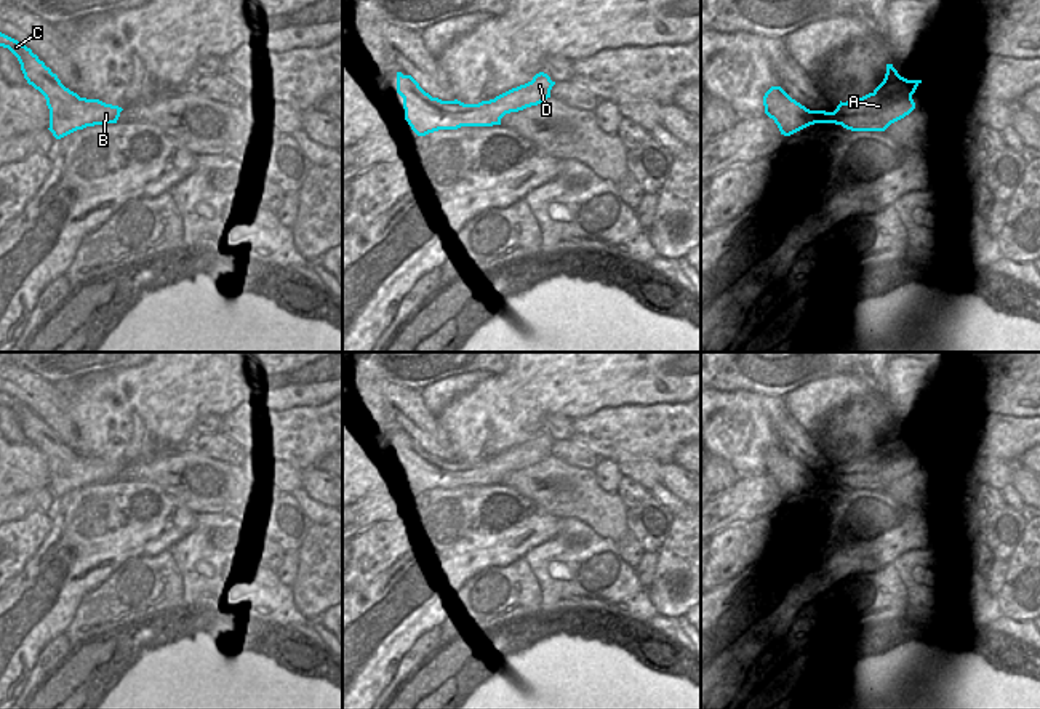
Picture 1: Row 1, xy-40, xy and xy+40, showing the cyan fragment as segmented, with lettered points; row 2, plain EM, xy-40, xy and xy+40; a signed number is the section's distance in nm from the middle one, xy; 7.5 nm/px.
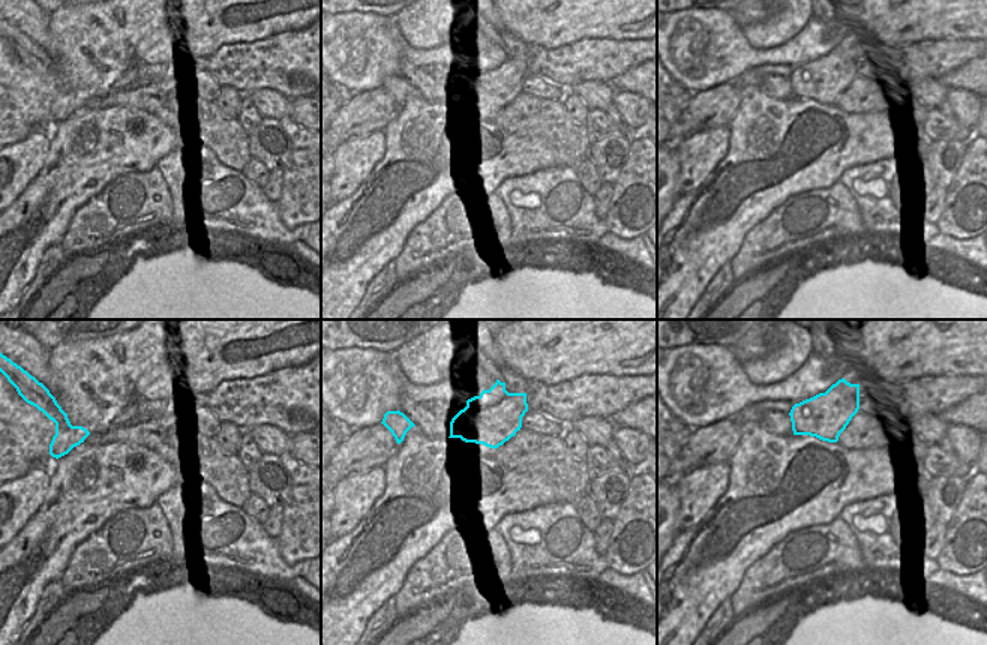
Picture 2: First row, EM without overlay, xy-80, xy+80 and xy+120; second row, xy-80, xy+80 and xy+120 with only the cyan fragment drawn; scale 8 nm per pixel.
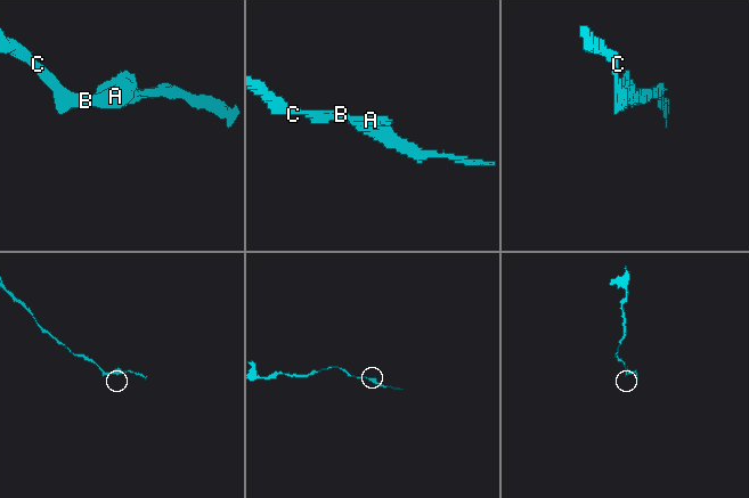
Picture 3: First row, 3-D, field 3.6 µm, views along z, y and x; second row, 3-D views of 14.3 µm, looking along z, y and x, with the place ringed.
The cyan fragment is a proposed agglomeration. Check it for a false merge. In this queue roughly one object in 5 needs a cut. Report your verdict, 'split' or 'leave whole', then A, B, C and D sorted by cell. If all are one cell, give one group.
leave whole; groups A B C D

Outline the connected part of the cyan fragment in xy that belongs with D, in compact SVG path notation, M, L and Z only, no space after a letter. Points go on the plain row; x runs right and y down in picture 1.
M397 431L397 451L403 456L405 479L418 495L461 485L501 483L501 477L506 472L538 464L550 456L554 443L555 440L547 432L539 431L531 440L512 447L494 458L464 463L458 458L442 459L432 456L411 434Z

